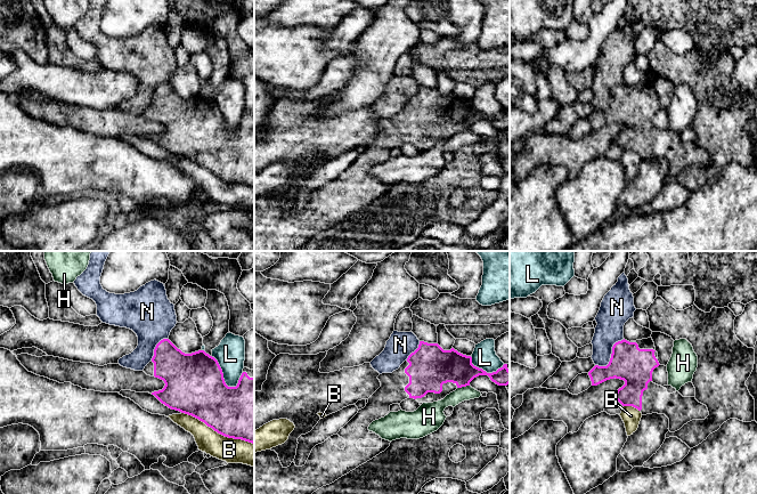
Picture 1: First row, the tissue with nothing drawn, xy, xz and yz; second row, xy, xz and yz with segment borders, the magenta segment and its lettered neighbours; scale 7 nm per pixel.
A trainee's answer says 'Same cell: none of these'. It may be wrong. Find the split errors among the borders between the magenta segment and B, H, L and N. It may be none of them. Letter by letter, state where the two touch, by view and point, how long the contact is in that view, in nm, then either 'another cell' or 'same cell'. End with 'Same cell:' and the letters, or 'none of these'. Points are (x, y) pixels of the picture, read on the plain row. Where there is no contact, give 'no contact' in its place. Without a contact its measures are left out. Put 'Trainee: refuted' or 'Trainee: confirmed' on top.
Trainee: confirmed
B: xy (218, 177) | 550 nm | another cell
H: xz (463, 130) | 90 nm | another cell
L: xy (222, 119) | 280 nm | another cell
N: yz (611, 99) | 280 nm | another cell
Same cell: none of these

